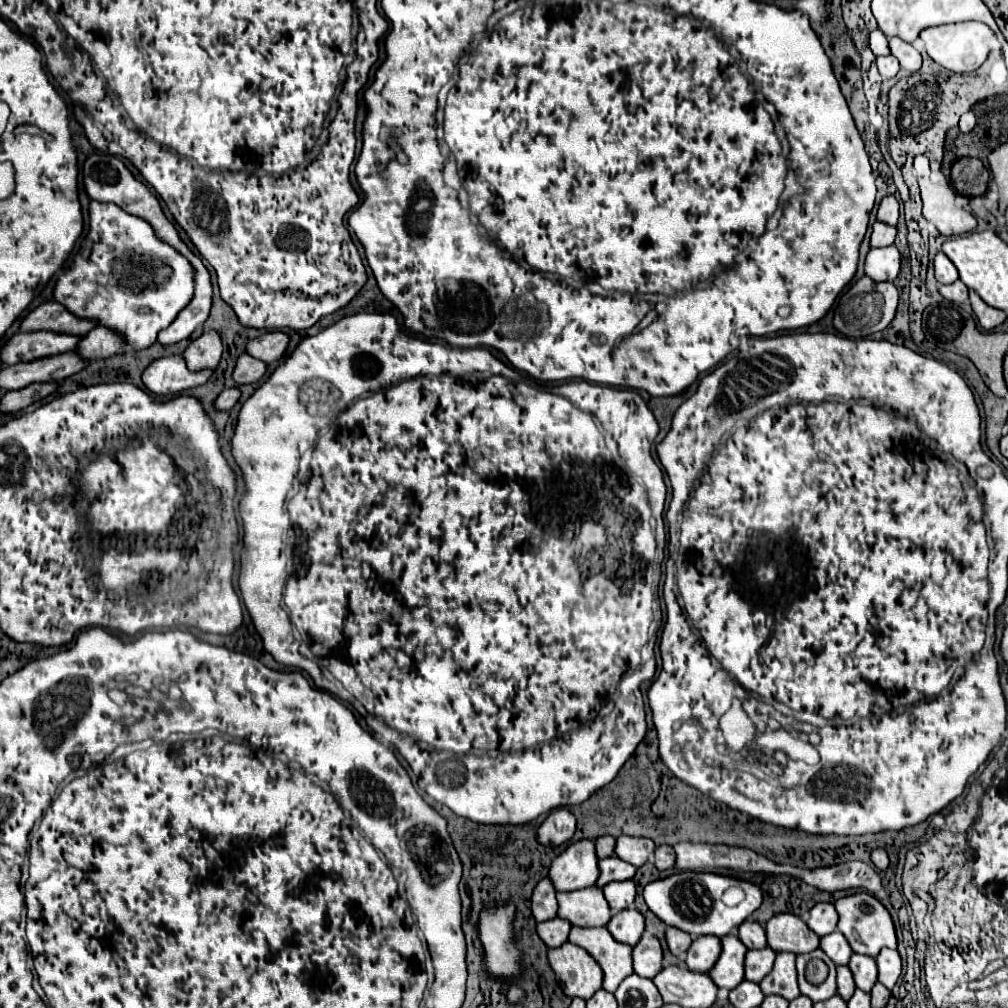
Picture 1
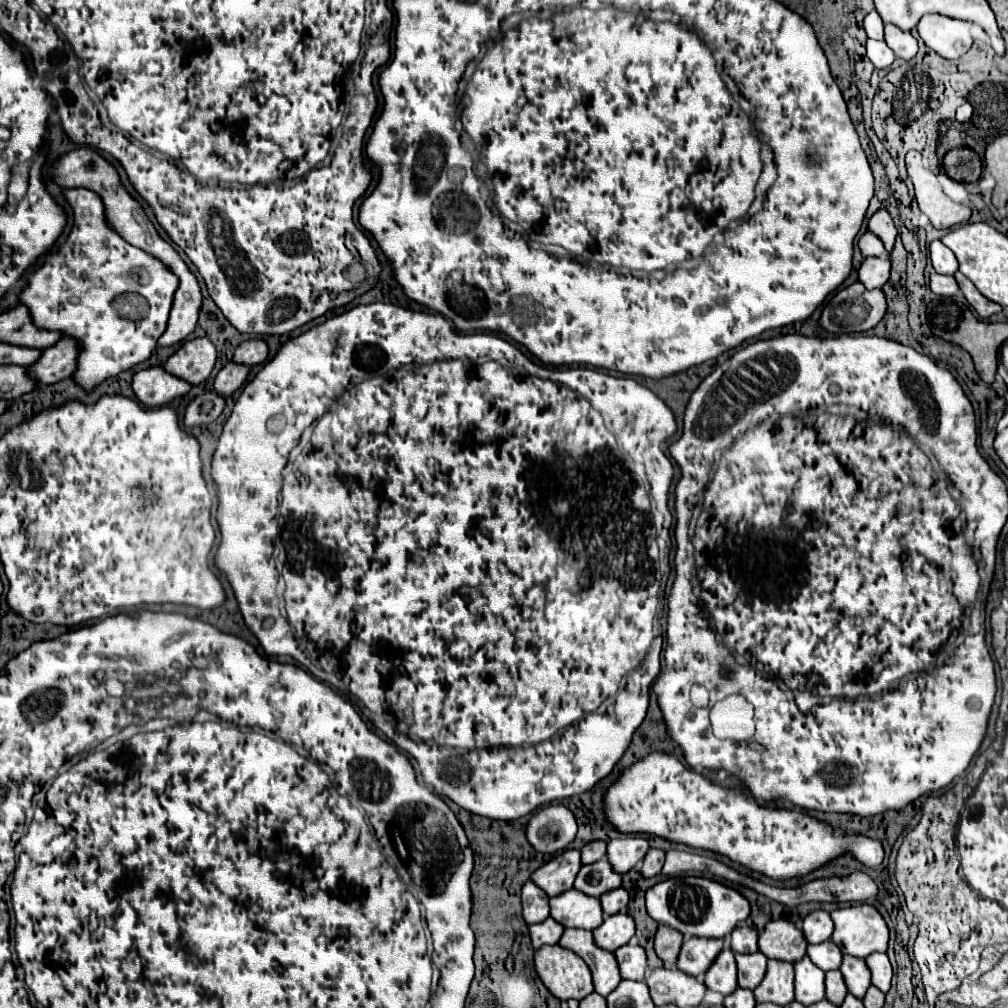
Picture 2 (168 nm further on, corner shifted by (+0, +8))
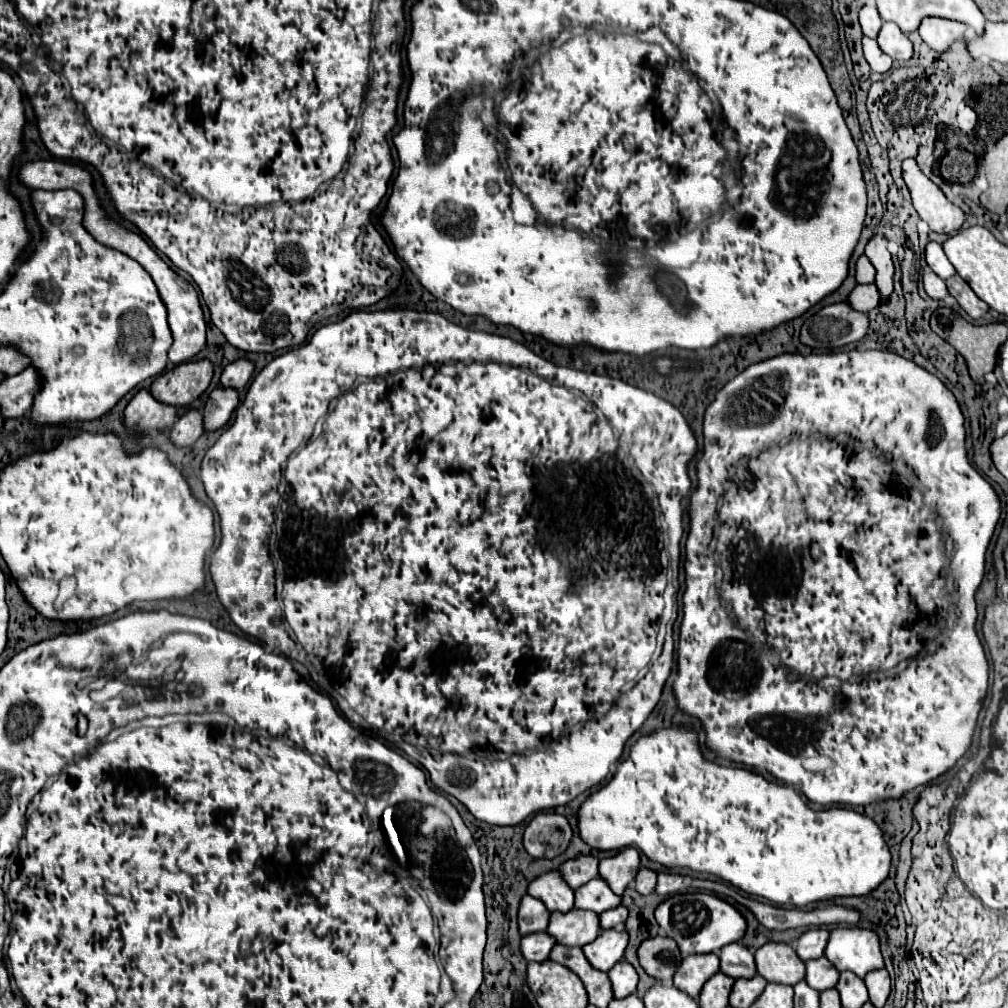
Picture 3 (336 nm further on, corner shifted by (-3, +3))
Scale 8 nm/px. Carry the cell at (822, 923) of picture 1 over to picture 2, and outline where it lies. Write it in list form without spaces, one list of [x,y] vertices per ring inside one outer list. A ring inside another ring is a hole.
[[[813,910],[803,918],[803,934],[809,944],[819,944],[833,934],[833,922],[829,912],[825,910]]]

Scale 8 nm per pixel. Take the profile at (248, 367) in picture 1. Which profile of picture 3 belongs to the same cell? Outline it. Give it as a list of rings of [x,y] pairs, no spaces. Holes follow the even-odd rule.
[[[216,387],[210,397],[208,403],[202,411],[202,419],[204,419],[204,431],[216,431],[222,429],[230,417],[232,411],[238,407],[238,391],[234,389],[224,389],[224,387]]]

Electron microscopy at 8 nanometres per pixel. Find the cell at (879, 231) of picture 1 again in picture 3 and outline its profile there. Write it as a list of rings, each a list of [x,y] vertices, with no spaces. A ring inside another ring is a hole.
[[[862,255],[856,263],[856,283],[858,285],[866,285],[866,283],[874,283],[874,267],[872,263]]]

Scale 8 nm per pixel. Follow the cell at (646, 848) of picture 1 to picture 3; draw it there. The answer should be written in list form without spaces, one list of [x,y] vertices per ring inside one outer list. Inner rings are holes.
[[[626,849],[626,851],[620,851],[614,857],[602,859],[598,875],[608,883],[608,887],[616,895],[622,895],[624,889],[626,889],[626,885],[638,873],[638,865],[640,865],[638,851],[636,849]]]

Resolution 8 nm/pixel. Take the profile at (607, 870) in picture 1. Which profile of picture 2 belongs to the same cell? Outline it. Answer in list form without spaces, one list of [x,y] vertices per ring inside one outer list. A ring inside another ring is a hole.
[[[601,858],[599,862],[583,866],[575,880],[577,890],[597,898],[619,886],[621,886],[621,874],[615,874],[615,870],[611,870],[611,864],[607,862],[607,858]]]

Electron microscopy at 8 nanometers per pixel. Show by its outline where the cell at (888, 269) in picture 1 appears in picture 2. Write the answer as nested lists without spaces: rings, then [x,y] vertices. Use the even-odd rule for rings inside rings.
[[[889,256],[865,258],[859,268],[859,280],[865,284],[867,290],[881,288],[889,280],[889,272],[891,272]]]

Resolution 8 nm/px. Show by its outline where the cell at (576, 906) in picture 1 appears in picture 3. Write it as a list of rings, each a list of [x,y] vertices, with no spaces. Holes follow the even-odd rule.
[[[572,909],[568,913],[552,913],[546,929],[546,933],[556,939],[556,943],[566,947],[584,947],[598,937],[598,931],[598,915],[580,909]]]

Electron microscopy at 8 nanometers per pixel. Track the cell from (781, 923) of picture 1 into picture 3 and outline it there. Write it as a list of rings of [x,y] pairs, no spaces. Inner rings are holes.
[[[766,943],[754,953],[756,973],[768,983],[796,985],[804,979],[804,963],[786,943]]]

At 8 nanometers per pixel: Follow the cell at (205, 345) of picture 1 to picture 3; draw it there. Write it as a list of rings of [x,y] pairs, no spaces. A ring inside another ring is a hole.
[[[208,359],[188,361],[156,377],[154,383],[150,385],[150,393],[154,395],[156,401],[166,405],[174,407],[190,405],[208,389],[212,373],[214,373],[212,363]]]

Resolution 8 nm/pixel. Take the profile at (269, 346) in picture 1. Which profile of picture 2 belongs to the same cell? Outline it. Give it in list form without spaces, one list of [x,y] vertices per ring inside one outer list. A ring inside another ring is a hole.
[[[251,338],[251,340],[245,340],[237,346],[233,360],[243,362],[247,366],[257,366],[267,360],[267,354],[269,354],[267,342],[263,338]]]

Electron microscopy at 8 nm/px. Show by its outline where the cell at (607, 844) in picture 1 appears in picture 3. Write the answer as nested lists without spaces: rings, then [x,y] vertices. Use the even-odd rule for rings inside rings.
[[[592,855],[586,857],[576,857],[576,859],[568,859],[566,863],[562,863],[558,867],[562,879],[566,879],[566,885],[570,889],[582,887],[584,883],[588,883],[590,879],[598,877],[598,859]]]

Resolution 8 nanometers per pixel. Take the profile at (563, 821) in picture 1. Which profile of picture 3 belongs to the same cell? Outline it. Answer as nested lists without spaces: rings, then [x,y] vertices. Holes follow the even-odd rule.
[[[556,813],[536,815],[524,831],[524,849],[532,857],[552,859],[566,851],[572,837],[572,829],[566,817]]]

